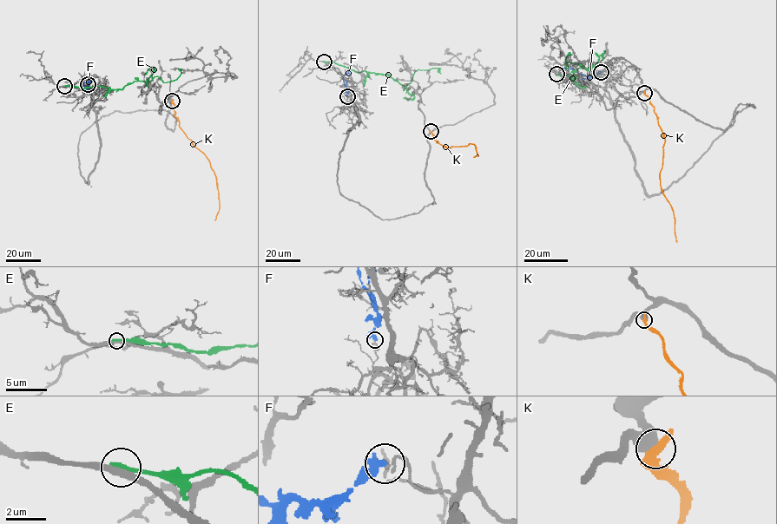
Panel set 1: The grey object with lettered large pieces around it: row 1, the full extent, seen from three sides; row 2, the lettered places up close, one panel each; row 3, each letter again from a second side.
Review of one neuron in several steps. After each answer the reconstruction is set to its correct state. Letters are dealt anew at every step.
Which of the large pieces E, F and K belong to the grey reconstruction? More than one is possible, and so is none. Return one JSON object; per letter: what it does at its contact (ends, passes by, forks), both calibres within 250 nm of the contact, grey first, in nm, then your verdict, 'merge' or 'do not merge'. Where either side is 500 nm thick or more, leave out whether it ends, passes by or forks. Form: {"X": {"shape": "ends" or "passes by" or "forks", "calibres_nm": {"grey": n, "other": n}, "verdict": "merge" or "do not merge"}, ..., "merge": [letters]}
{"E": {"shape": "ends", "calibres_nm": {"grey": 300, "other": 320}, "verdict": "do not merge"}, "F": {"shape": "passes by", "calibres_nm": {"grey": 150, "other": 280}, "verdict": "do not merge"}, "K": {"shape": "ends", "calibres_nm": {"grey": 480, "other": 400}, "verdict": "do not merge"}, "merge": []}

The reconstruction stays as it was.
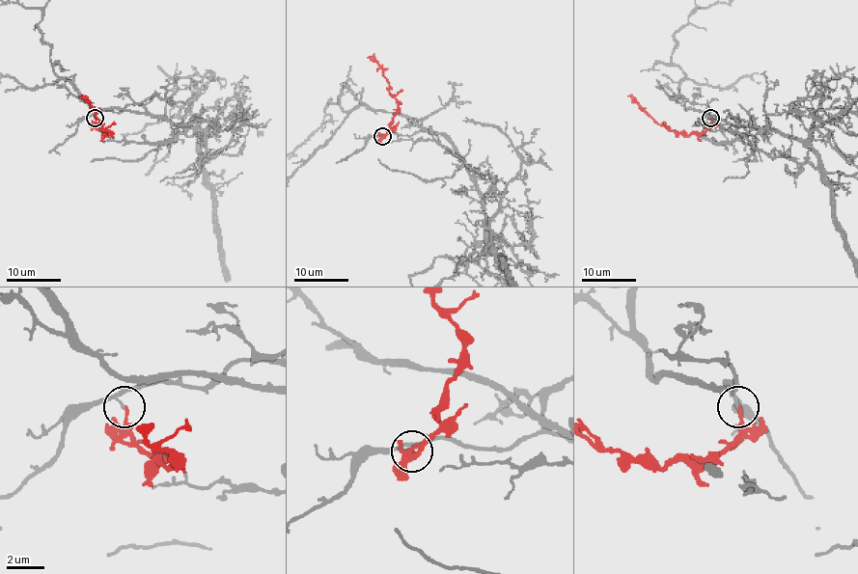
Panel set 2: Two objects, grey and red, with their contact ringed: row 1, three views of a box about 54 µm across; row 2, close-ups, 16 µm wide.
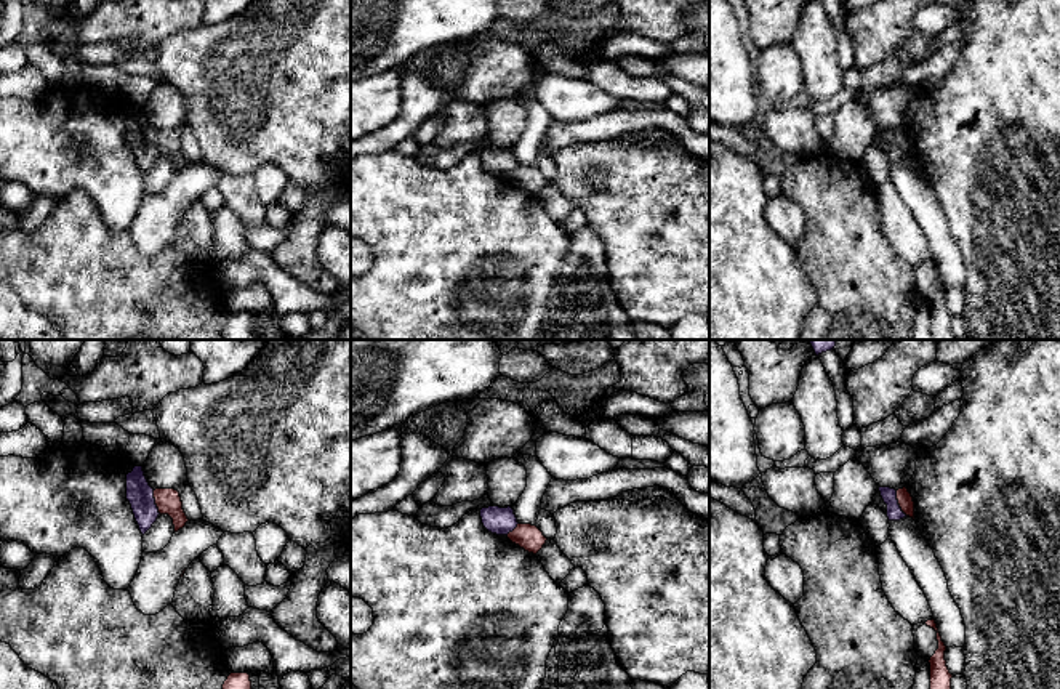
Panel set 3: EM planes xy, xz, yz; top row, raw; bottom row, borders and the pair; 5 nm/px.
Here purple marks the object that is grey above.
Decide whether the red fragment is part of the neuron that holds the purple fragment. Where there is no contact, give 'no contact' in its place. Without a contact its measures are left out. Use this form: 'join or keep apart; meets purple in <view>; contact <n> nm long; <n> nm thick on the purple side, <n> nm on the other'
keep apart; meets purple in yz; contact 140 nm long; 80 nm thick on the purple side, 80 nm on the other

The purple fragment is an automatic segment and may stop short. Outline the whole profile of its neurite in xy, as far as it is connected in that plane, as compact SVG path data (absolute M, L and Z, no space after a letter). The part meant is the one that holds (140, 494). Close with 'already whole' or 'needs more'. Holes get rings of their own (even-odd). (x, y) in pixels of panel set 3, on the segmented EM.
M135 466L126 474L126 500L131 505L135 519L144 535L159 518L159 508L154 498L154 489L149 486L143 466Z; already whole

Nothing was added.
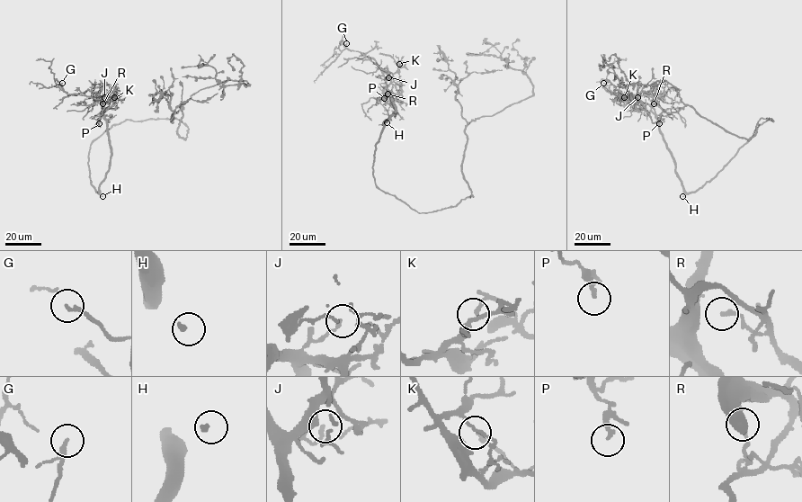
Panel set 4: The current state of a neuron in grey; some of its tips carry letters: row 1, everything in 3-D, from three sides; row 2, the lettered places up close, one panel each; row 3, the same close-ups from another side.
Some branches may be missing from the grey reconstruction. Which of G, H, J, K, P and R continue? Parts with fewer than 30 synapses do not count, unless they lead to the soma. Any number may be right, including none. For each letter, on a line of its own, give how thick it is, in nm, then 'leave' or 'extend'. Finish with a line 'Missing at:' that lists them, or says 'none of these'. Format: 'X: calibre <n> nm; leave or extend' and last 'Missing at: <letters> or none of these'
G: calibre 110 nm; leave
H: calibre 180 nm; extend
J: calibre 140 nm; leave
K: calibre 110 nm; leave
P: calibre 190 nm; leave
R: calibre 170 nm; leave
Missing at: H

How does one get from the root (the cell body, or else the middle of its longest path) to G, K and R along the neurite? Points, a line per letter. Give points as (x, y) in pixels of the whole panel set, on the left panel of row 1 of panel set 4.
G: (126, 120), (91, 143), (89, 179), (98, 192), (111, 156), (102, 103), (67, 94), (62, 83)
K: (126, 120), (113, 124), (91, 143), (89, 179), (98, 192), (111, 156), (103, 112), (114, 97)
R: (126, 120), (113, 124), (91, 143), (89, 179), (98, 192), (111, 156), (102, 107), (107, 101), (102, 103)

